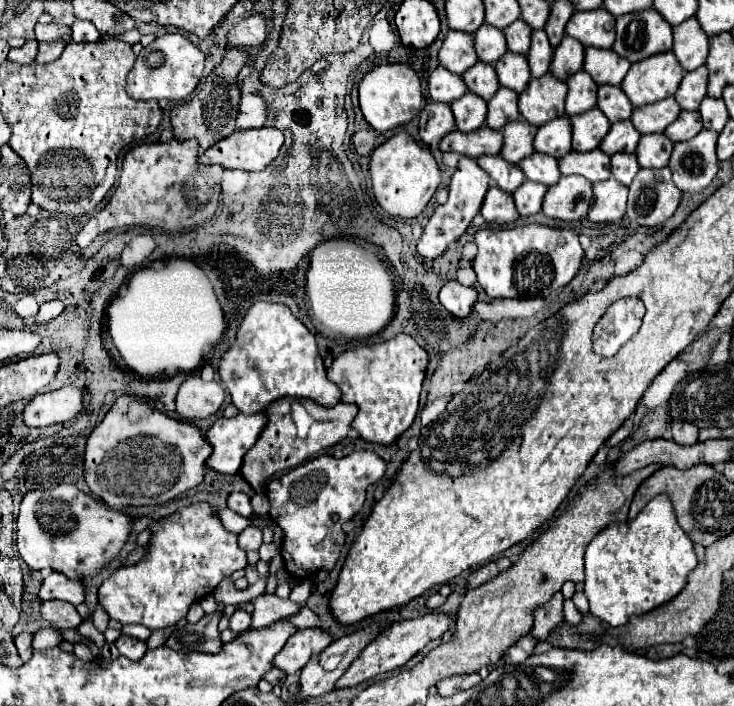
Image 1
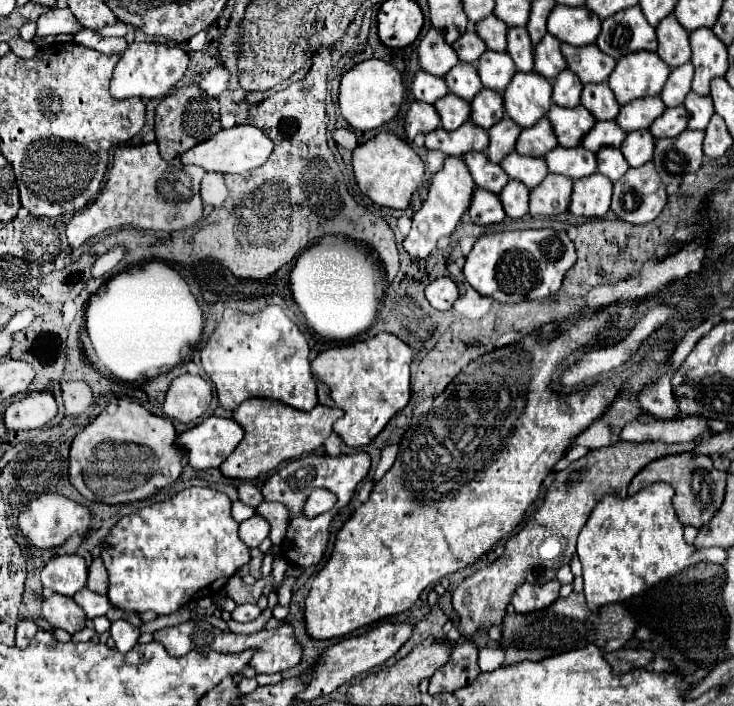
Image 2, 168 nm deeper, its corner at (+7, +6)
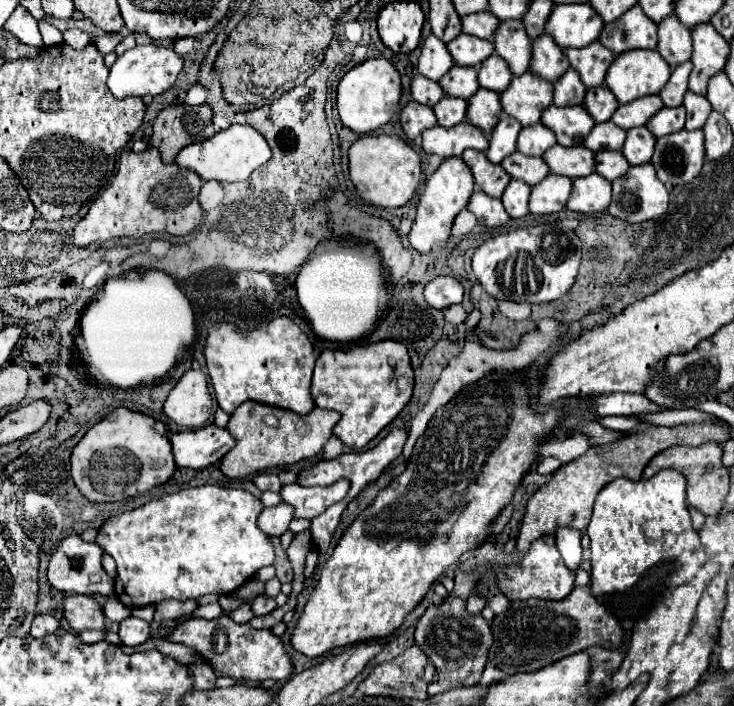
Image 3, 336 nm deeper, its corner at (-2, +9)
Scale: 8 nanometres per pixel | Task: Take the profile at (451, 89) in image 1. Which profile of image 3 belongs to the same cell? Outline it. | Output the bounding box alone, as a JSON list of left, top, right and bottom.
[412,75,444,105]

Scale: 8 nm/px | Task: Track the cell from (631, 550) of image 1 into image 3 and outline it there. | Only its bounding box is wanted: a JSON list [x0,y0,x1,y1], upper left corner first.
[588,471,704,597]

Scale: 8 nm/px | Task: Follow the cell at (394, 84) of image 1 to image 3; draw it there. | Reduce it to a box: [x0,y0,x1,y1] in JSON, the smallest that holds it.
[336,57,402,133]

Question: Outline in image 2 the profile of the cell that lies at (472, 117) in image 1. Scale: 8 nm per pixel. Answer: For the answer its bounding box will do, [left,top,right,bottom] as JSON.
[433,94,469,130]

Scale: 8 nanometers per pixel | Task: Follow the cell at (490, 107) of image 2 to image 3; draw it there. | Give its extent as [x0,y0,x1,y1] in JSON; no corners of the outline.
[466,87,502,137]

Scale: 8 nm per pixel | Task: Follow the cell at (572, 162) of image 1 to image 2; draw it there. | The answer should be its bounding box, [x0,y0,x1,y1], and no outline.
[545,146,597,180]

